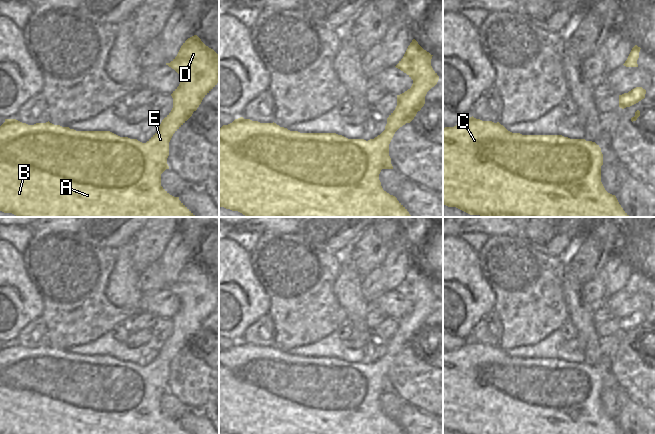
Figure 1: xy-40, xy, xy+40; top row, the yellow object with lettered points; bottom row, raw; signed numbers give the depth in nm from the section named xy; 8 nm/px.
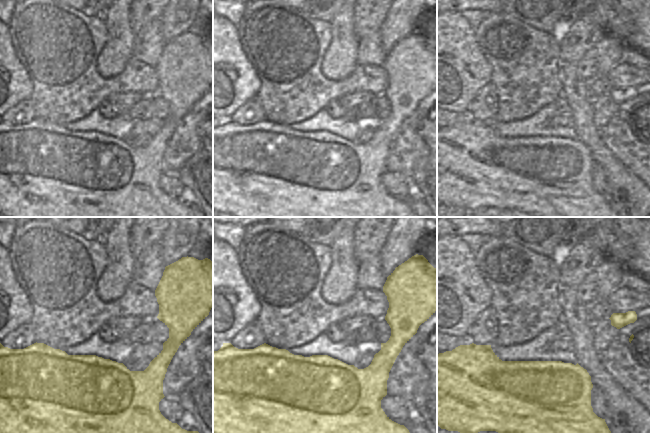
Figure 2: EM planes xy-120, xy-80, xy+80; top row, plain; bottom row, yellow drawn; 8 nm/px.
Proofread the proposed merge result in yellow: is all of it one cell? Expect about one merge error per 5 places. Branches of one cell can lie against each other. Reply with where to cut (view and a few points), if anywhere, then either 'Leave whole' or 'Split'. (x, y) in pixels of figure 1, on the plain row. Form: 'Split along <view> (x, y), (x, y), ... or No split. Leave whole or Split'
No split. Leave whole.

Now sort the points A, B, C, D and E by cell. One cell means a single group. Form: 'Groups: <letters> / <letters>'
Groups: A B C D E.

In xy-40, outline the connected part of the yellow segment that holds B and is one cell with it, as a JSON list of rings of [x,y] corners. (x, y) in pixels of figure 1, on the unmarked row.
[[[194,259],[166,289],[179,298],[181,306],[171,318],[171,336],[146,367],[110,355],[76,355],[49,345],[28,349],[16,343],[5,343],[0,350],[0,434],[189,434],[179,421],[170,419],[161,410],[161,398],[169,393],[167,382],[173,358],[219,306],[219,279]]]

